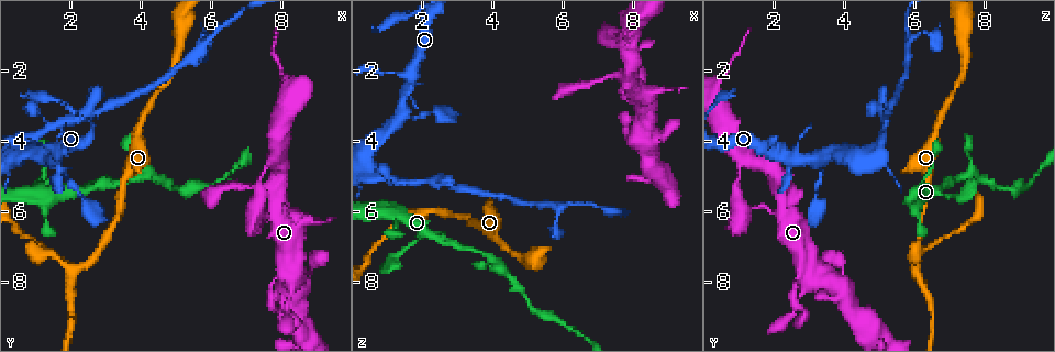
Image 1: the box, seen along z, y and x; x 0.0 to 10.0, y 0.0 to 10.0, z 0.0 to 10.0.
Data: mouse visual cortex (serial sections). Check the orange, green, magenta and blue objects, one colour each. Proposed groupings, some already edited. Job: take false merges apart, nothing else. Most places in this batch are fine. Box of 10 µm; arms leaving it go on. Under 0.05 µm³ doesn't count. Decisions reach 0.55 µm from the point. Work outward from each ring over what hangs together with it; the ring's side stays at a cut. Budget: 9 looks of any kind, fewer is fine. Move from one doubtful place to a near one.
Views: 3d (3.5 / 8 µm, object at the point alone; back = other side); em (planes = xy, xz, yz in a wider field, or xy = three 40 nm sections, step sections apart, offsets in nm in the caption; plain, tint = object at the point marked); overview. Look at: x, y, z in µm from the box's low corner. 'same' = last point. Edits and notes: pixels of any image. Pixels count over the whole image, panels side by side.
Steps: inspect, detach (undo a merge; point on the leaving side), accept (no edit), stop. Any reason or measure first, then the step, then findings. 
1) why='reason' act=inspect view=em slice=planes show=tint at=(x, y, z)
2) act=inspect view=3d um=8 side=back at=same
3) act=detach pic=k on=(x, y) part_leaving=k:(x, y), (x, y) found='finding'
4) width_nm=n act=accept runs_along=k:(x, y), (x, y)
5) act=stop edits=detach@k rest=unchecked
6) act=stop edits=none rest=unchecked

why='calibre changes' act=inspect view=3d um=3.5 side=back at=(8.20, 8.85, 2.55)

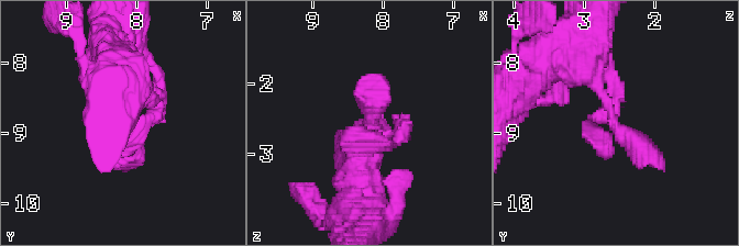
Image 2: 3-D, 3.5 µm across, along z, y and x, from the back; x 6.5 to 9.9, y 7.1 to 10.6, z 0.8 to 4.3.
act=inspect view=em slice=xy step=3 show=tint at=(8.15, 8.90, 2.60)

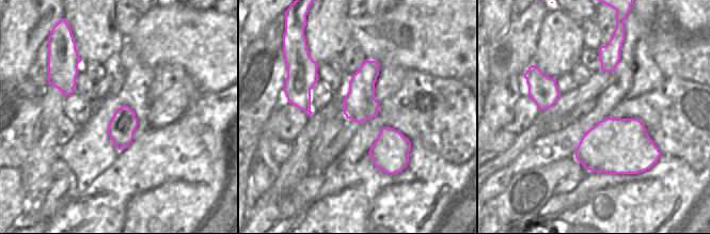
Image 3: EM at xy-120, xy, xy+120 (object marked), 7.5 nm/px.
act=accept runs_along=2:(582, 59), (616, 126), (659, 167) found='continuous, no second cell'

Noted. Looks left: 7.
why='three-way junction' act=inspect view=3d um=3.5 at=(2.10, 7.60, 6.00)

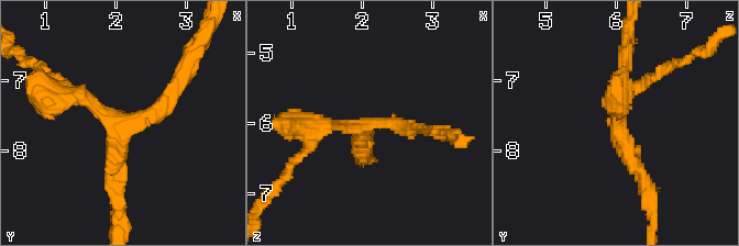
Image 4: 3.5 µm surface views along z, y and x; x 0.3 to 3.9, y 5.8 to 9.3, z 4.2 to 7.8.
arms=3 arm_widths_nm=150,200,200 act=inspect view=em slice=xy step=2 show=tint at=(2.15, 7.55, 6.05)

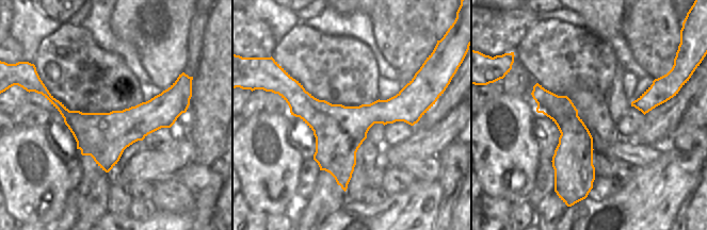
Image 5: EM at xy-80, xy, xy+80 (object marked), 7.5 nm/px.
width_nm=380 act=accept runs_along=4:(183, 79), (132, 120), (61, 92) found='continuous, no second cell'

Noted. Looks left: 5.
why='arms part here' act=inspect view=3d um=3.5 side=back at=(1.40, 3.60, 5.15)

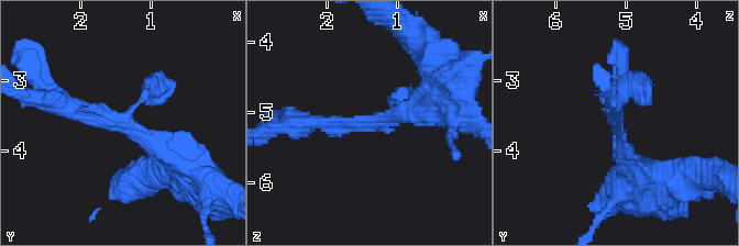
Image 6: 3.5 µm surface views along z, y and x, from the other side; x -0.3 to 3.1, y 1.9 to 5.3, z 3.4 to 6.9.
why='need the tissue' act=inspect view=em slice=xy step=5 show=tint at=(1.40, 3.60, 5.10)

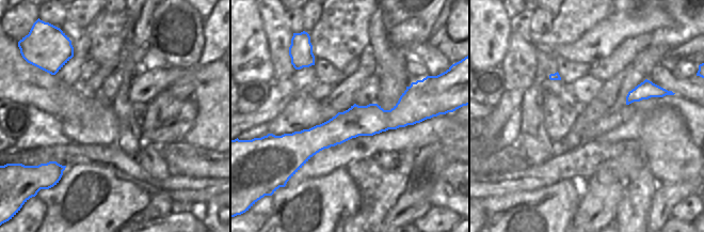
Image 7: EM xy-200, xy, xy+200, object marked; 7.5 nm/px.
act=inspect view=em slice=xy step=2 show=tint at=same

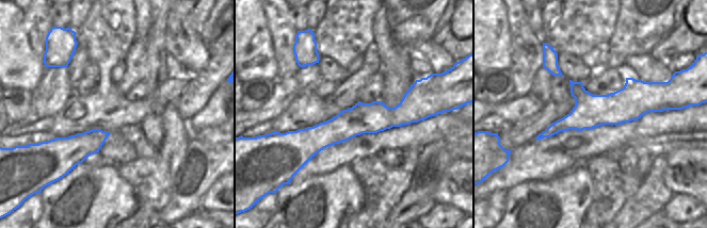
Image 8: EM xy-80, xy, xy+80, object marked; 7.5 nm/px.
act=accept found='one cell here'

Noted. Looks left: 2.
why='a fork' act=inspect view=3d um=3.5 at=(4.15, 5.05, 7.50)

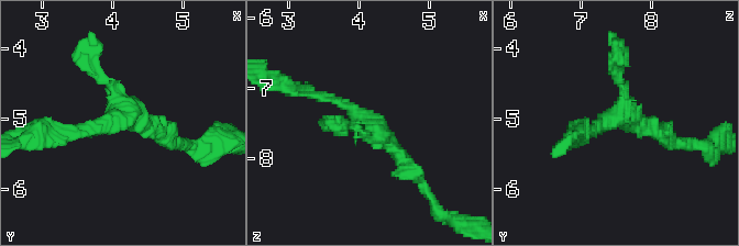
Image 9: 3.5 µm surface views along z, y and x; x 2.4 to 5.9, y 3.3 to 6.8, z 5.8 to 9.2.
why='now the EM' act=inspect view=em slice=xy step=2 show=tint at=(4.10, 4.95, 7.55)

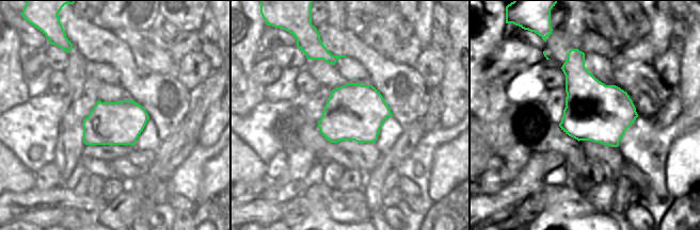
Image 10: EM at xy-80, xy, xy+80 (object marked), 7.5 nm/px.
act=accept found='all the same cell'

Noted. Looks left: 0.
act=stop edits=none rest=unchecked

